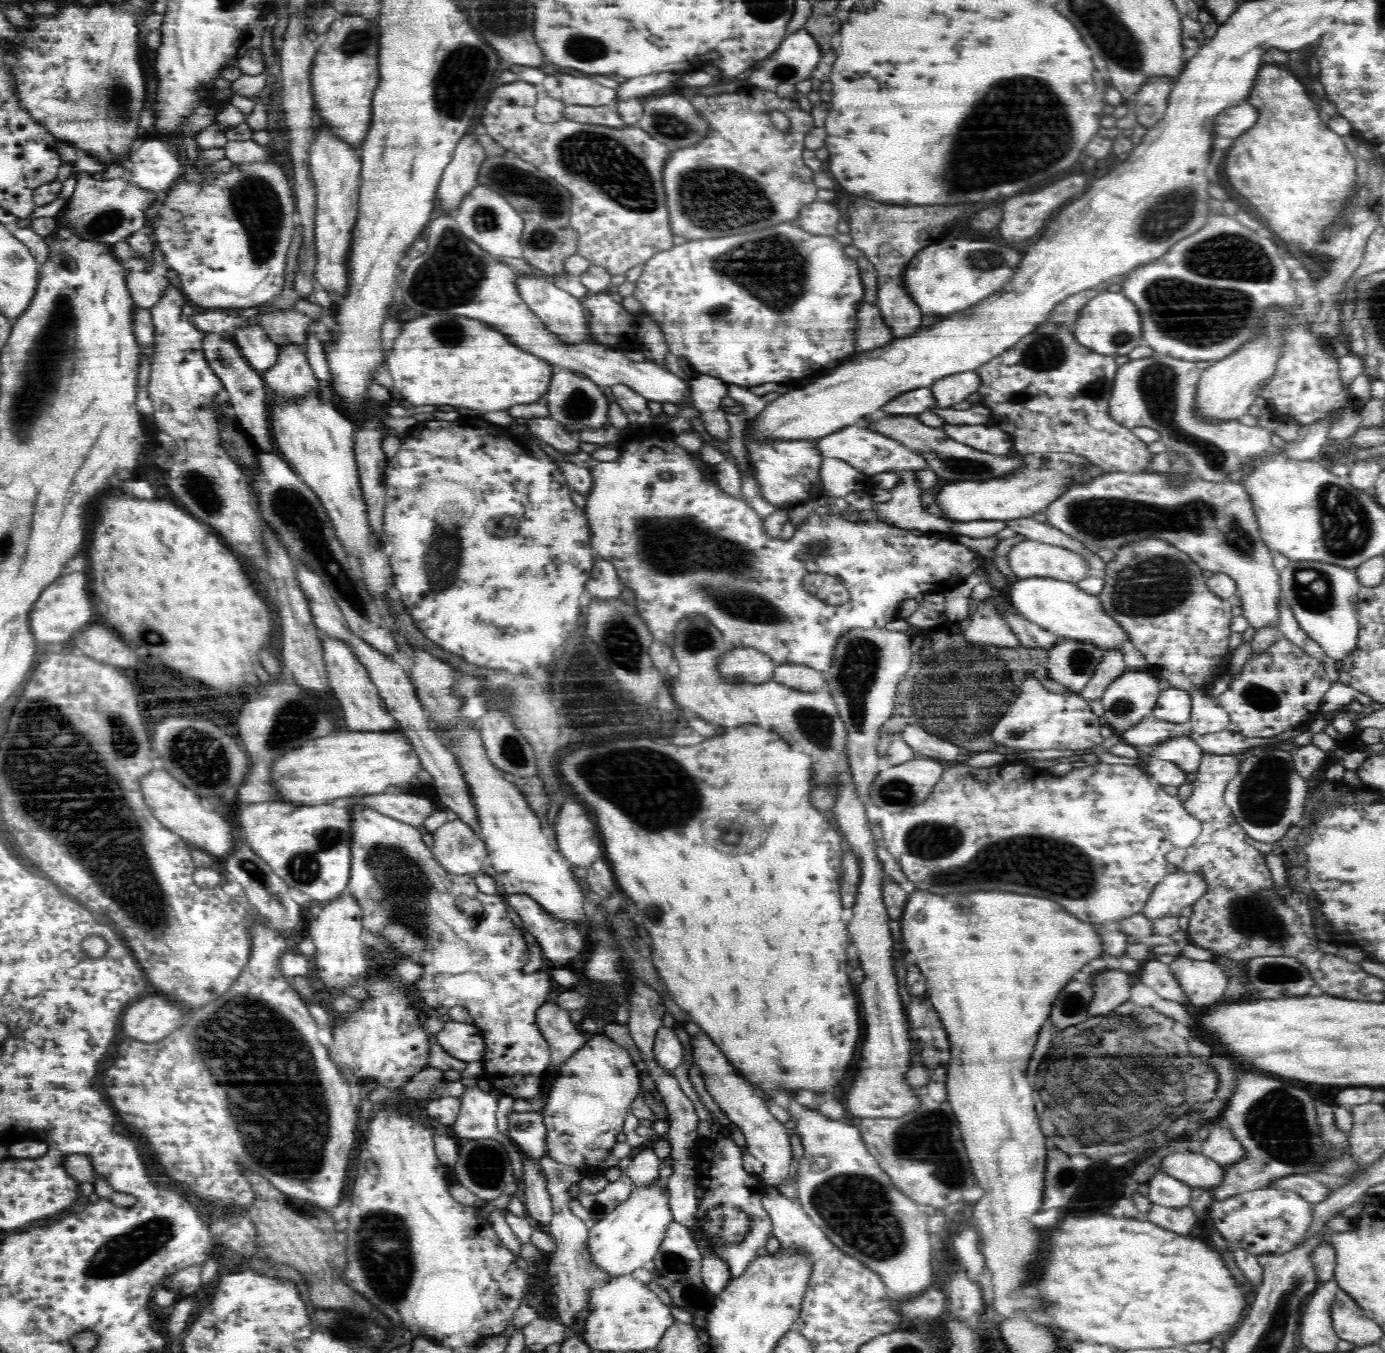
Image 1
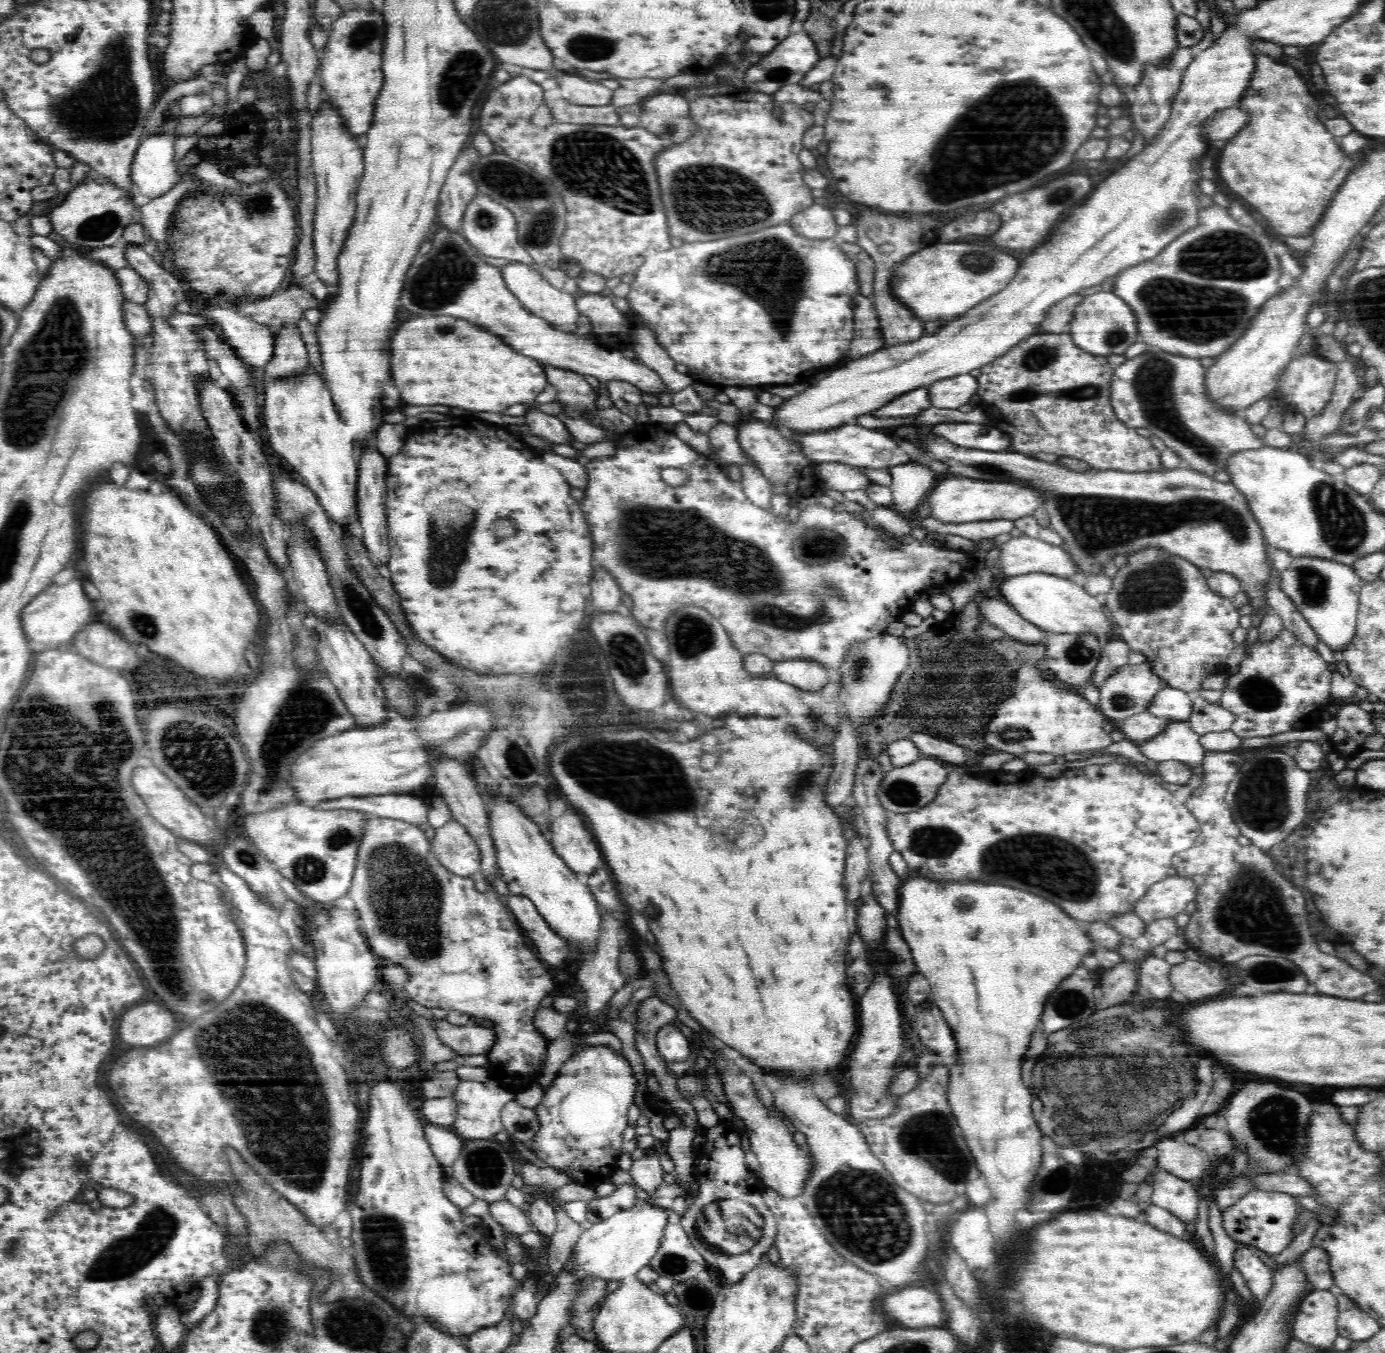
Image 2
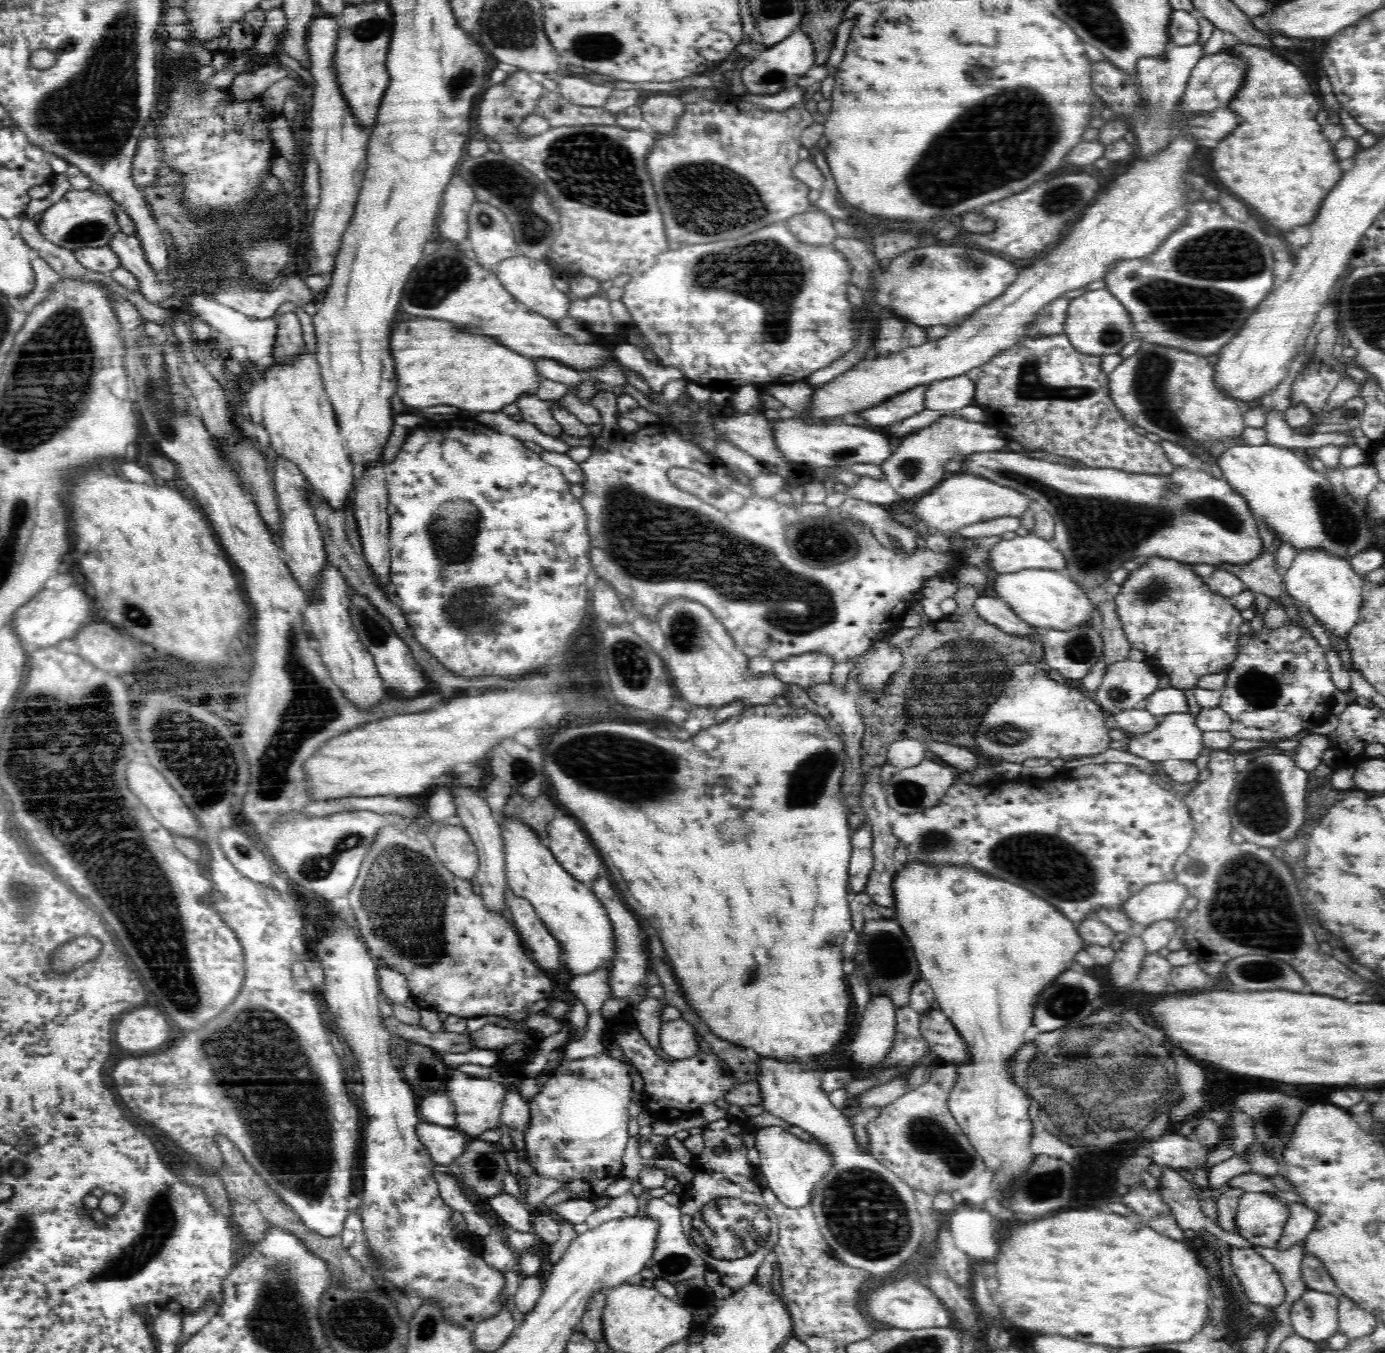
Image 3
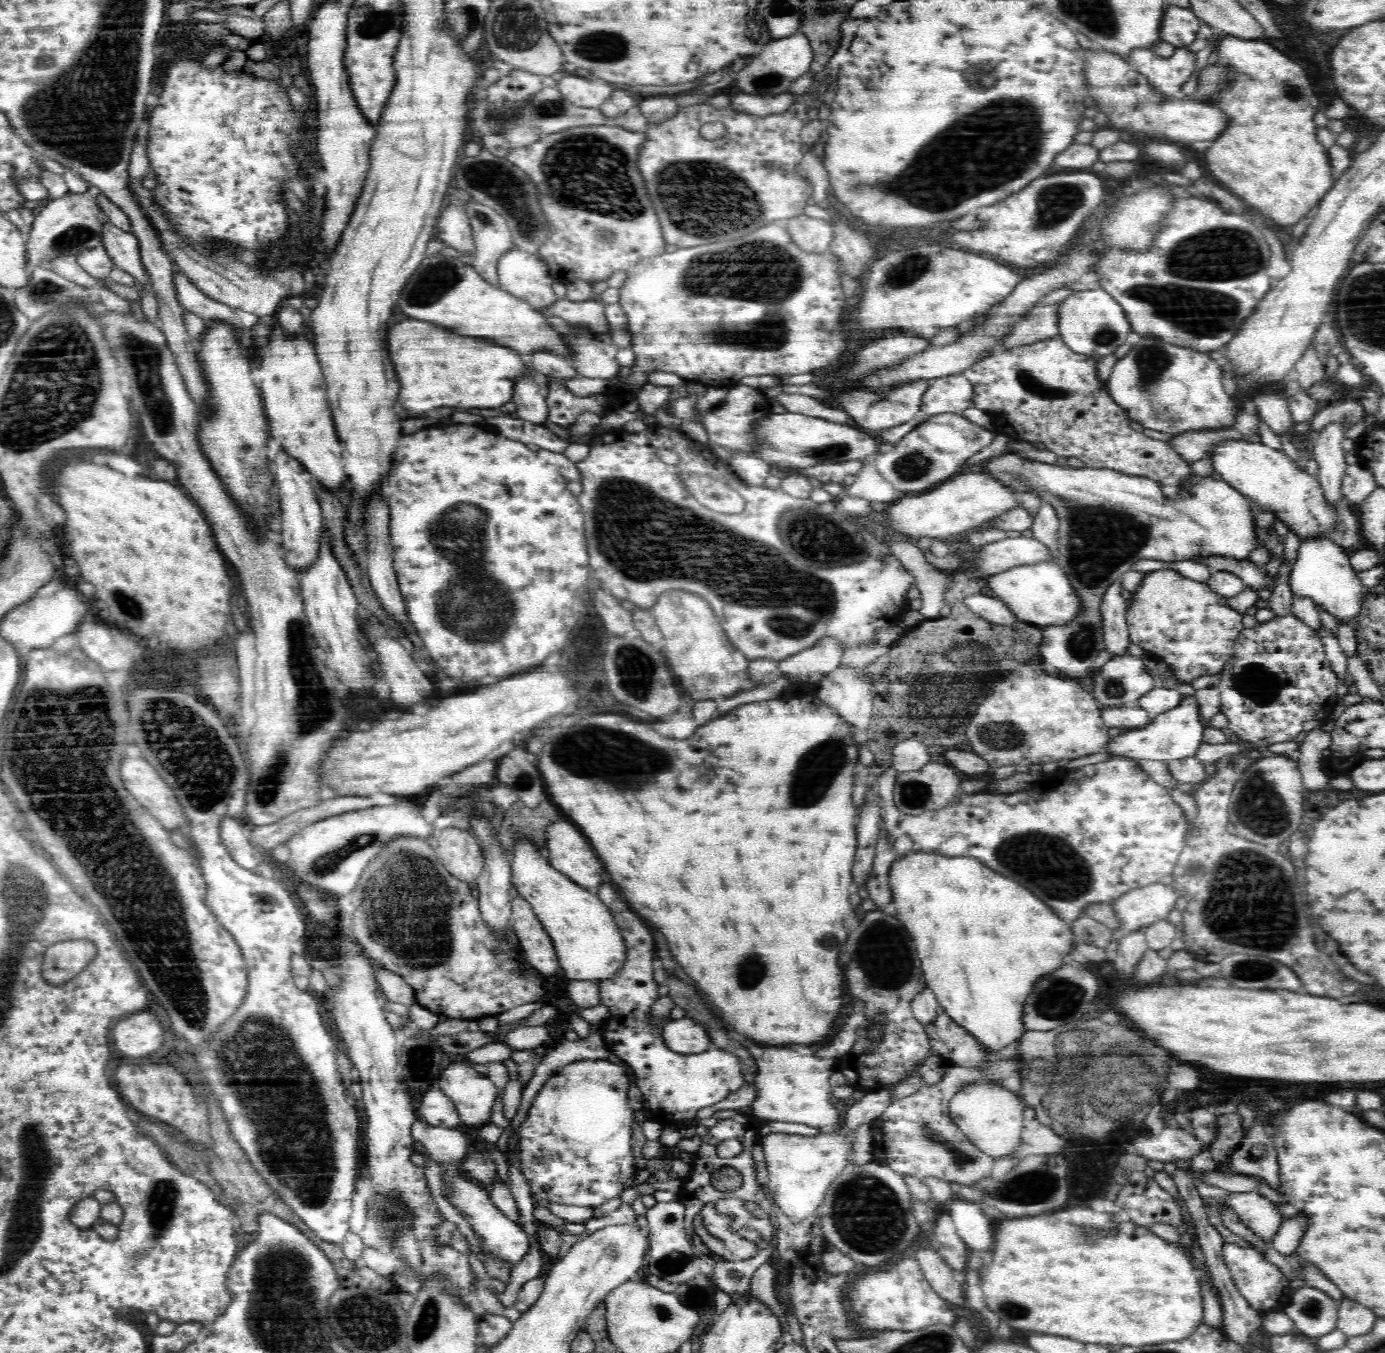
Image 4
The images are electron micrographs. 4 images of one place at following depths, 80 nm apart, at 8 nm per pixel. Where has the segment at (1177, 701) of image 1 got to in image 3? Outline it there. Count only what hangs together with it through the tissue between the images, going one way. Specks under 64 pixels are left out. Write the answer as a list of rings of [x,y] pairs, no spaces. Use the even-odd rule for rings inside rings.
[[[1169,687],[1158,689],[1142,702],[1142,708],[1159,717],[1175,712],[1190,713],[1190,706],[1182,690]]]

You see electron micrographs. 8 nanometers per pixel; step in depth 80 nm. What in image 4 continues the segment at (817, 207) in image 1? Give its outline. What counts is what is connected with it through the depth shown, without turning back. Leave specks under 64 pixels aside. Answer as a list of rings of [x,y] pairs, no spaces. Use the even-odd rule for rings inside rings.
[[[800,214],[788,220],[788,232],[802,250],[826,251],[834,236],[832,225],[822,219]]]

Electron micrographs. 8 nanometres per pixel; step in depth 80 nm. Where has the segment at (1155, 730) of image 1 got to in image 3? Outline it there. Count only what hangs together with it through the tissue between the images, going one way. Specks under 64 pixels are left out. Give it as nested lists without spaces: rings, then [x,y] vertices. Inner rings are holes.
[[[1142,707],[1116,713],[1114,716],[1106,715],[1106,727],[1108,730],[1121,729],[1127,736],[1141,735],[1154,730],[1161,721],[1161,717],[1150,714]]]

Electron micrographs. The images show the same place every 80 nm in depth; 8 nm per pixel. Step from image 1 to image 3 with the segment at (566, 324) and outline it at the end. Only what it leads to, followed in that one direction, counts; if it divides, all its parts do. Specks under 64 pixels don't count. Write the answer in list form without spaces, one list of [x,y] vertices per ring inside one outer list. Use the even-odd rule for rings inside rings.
[[[527,256],[512,257],[500,261],[494,272],[502,283],[502,287],[529,310],[552,319],[554,322],[568,317],[573,300],[569,294],[560,293],[556,289],[548,264],[542,264],[542,262]]]

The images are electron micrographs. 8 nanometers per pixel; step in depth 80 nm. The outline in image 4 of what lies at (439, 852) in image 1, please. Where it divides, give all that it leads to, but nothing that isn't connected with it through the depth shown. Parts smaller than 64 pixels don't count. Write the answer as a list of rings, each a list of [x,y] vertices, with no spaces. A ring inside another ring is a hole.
[[[456,828],[442,830],[435,853],[450,874],[470,882],[482,874],[484,855],[476,836]]]

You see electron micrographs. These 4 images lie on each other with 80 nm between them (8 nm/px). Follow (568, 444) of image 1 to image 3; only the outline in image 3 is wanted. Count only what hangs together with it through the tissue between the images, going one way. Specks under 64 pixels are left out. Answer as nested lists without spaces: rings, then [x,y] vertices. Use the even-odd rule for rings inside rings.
[[[532,393],[524,394],[524,398],[520,398],[520,402],[516,402],[520,410],[519,419],[524,422],[536,425],[538,429],[546,434],[554,437],[560,437],[563,432],[562,427],[552,417],[549,403],[538,398]]]

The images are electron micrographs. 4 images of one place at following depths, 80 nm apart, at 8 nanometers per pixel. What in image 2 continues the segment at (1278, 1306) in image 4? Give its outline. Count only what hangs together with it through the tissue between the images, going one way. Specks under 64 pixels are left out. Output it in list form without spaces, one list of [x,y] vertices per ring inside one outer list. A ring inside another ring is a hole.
[[[1238,1246],[1234,1253],[1233,1267],[1244,1277],[1253,1300],[1266,1296],[1271,1287],[1271,1272],[1261,1258],[1256,1257],[1255,1250]]]

